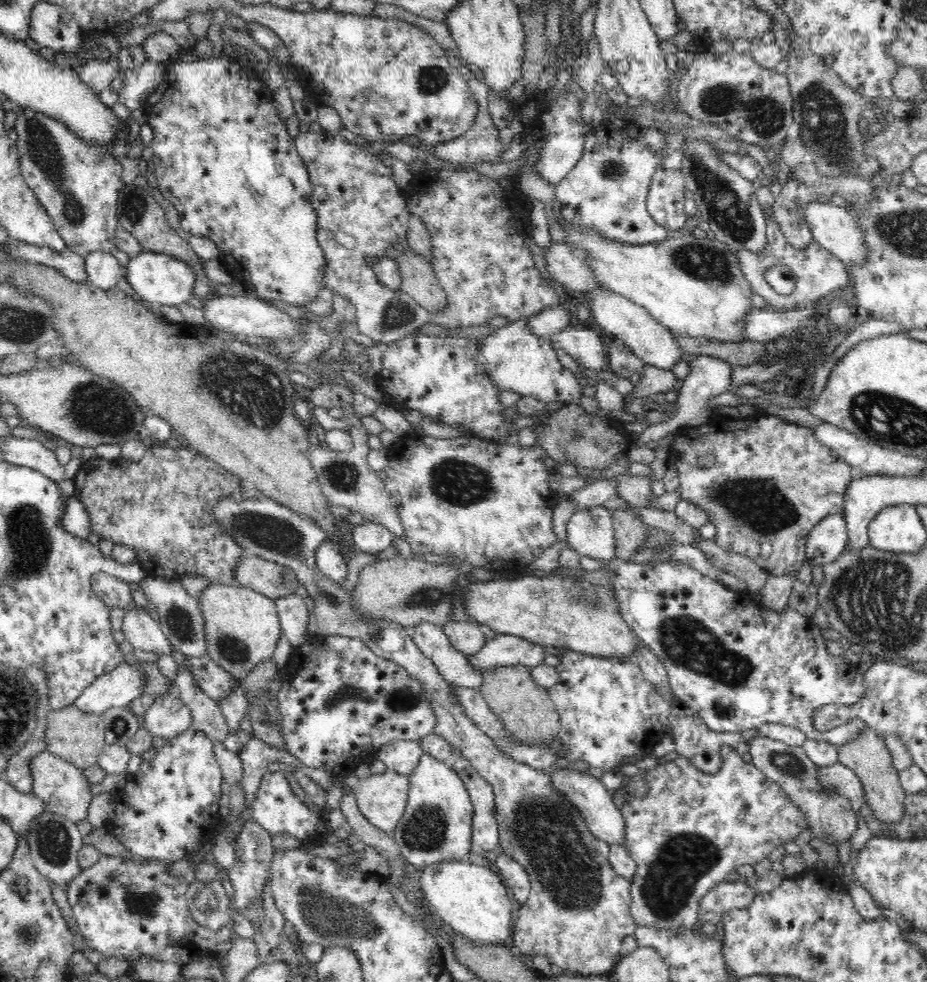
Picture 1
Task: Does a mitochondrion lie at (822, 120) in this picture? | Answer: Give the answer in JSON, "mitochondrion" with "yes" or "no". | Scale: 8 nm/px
{"mitochondrion":"yes"}

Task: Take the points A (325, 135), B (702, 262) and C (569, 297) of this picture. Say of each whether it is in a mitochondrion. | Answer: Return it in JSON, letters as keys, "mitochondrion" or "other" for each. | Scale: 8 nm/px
{"A":"other","B":"mitochondrion","C":"other"}

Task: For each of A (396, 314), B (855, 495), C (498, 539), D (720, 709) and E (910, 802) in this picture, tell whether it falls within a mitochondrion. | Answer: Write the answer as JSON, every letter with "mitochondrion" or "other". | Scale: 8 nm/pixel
{"A":"mitochondrion","B":"other","C":"other","D":"mitochondrion","E":"other"}

